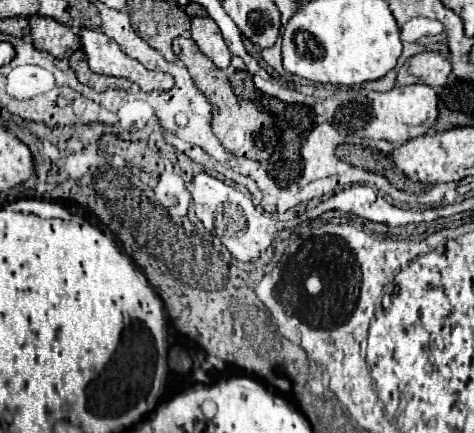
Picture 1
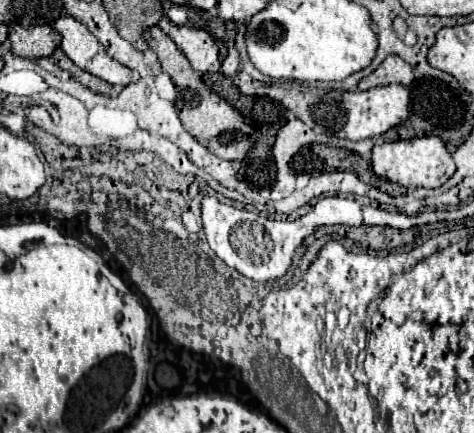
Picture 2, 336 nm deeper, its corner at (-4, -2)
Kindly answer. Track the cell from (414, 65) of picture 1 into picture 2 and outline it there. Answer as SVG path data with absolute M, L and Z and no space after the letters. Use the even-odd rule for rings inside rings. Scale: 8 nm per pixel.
M388 56L372 74L362 78L358 82L360 90L370 90L376 86L388 86L388 84L402 84L410 86L414 80L412 68L400 58L400 56Z

